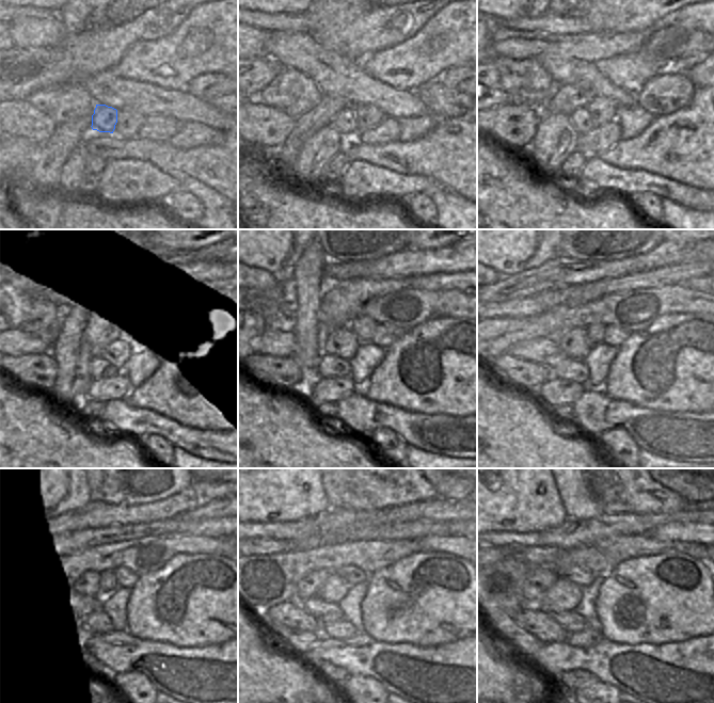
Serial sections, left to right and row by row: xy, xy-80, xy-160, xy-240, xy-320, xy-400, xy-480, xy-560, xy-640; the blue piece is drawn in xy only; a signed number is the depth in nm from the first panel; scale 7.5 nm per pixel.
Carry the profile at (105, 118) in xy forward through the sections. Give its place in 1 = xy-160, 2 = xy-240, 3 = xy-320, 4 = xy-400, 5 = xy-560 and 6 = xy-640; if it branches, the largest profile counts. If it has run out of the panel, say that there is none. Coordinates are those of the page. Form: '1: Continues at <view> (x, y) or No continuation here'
1: Continues at xy-160 (581, 120)
2: Continues at xy-240 (98, 367)
3: Continues at xy-320 (330, 366)
4: Continues at xy-400 (574, 369)
5: Continues at xy-560 (342, 629)
6: Continues at xy-640 (588, 638)

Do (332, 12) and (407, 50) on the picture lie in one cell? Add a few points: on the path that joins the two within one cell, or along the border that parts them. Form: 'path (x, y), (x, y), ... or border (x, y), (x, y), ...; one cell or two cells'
border (417, 31), (410, 37), (373, 53); two cells

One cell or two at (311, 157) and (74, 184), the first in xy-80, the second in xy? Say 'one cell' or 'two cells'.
one cell

